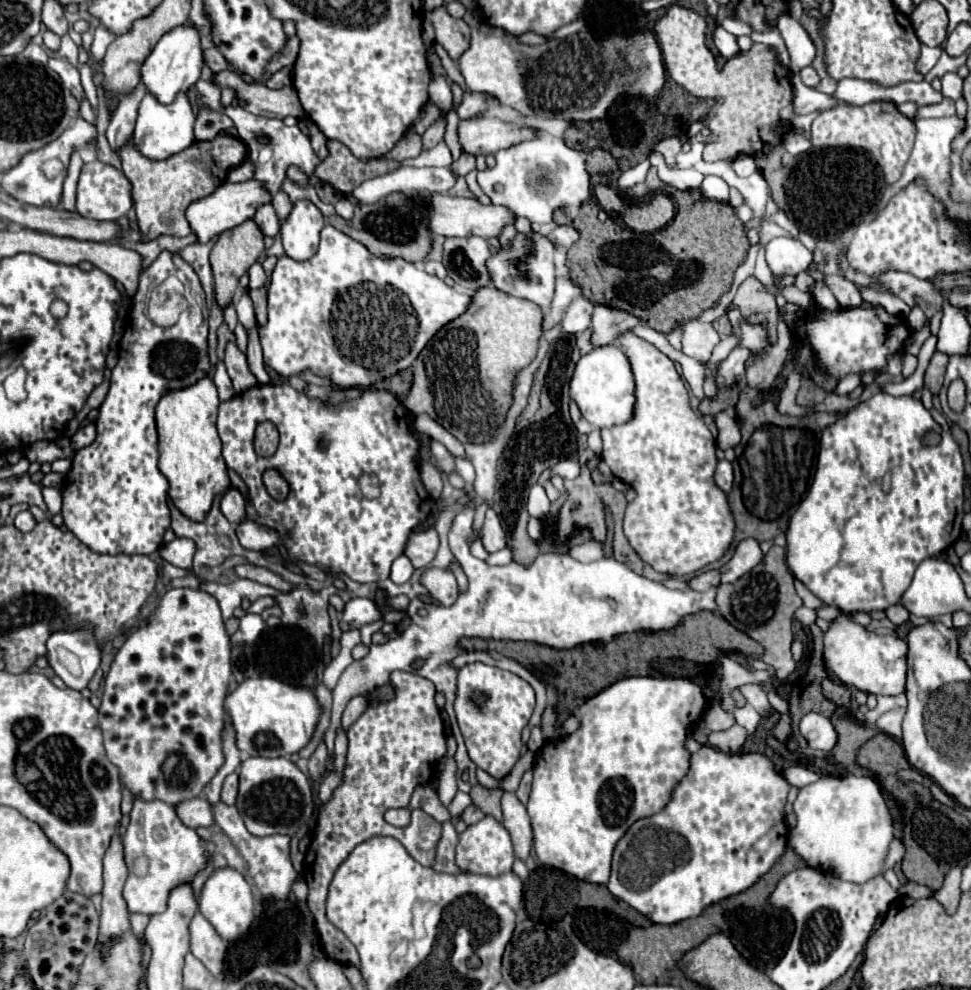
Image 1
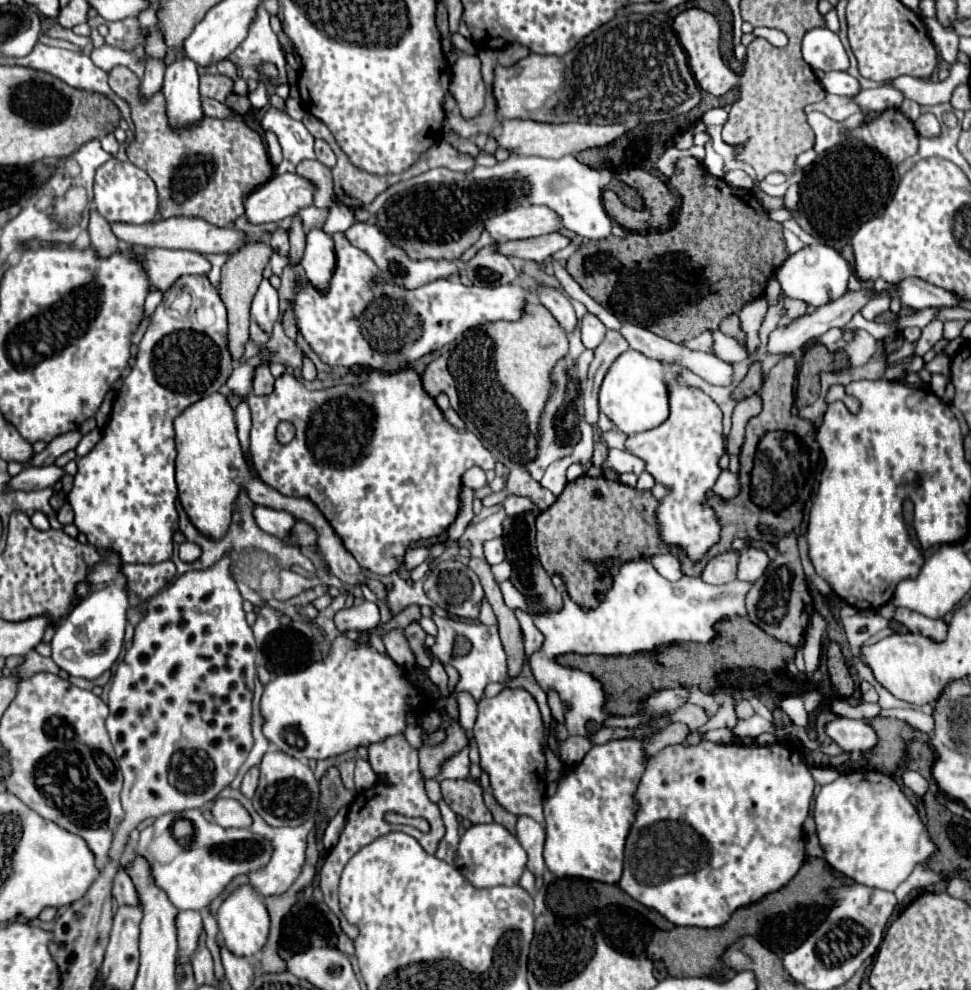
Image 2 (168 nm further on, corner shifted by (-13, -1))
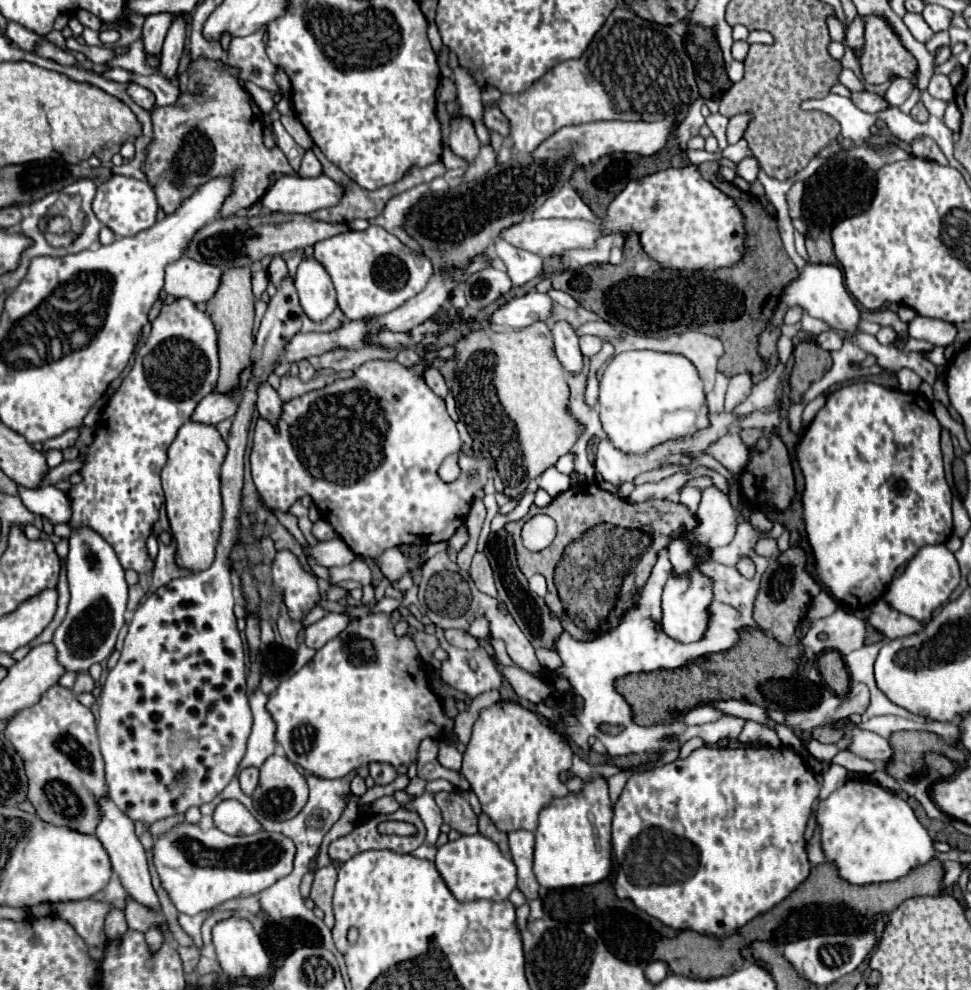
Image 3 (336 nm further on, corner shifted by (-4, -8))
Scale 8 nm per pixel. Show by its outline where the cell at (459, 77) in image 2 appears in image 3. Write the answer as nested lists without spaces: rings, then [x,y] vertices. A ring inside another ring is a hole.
[[[468,118],[452,120],[450,124],[450,150],[466,162],[472,162],[480,150],[480,140],[476,138],[474,126]]]

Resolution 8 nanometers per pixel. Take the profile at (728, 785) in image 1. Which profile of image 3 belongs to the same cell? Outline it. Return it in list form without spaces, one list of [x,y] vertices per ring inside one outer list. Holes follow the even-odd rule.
[[[702,746],[694,750],[688,758],[684,760],[674,760],[666,766],[654,768],[650,772],[640,772],[628,778],[616,808],[614,808],[614,818],[612,818],[612,844],[614,844],[614,854],[618,862],[618,872],[614,880],[614,890],[618,898],[630,898],[640,910],[646,914],[658,918],[670,928],[676,930],[694,930],[700,934],[708,936],[718,936],[726,938],[738,932],[742,926],[746,926],[750,920],[754,920],[760,914],[766,914],[774,904],[780,904],[806,876],[810,874],[810,860],[806,854],[806,840],[804,840],[804,830],[812,814],[812,804],[818,798],[822,784],[814,780],[814,774],[806,768],[804,760],[800,754],[786,746],[746,746],[746,748],[716,748],[716,746]]]

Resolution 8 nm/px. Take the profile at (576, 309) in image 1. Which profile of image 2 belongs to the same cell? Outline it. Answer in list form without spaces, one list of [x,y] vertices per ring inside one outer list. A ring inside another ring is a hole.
[[[587,313],[579,321],[579,327],[581,327],[581,341],[587,349],[595,349],[603,341],[605,331],[607,331],[607,327],[601,323],[601,319],[595,317],[593,313]]]

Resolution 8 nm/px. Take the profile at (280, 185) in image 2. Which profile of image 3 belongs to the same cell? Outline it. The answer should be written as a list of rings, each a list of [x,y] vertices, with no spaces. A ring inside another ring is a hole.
[[[320,174],[316,178],[280,176],[262,196],[262,204],[274,212],[310,214],[320,208],[332,208],[342,198],[344,188]]]

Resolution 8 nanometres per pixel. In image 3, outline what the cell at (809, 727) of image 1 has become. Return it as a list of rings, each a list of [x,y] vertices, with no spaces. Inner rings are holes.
[[[848,728],[846,734],[852,738],[850,744],[850,752],[854,752],[860,758],[866,760],[880,760],[880,762],[888,762],[894,754],[894,750],[890,748],[890,742],[874,732],[862,730],[862,728]]]

